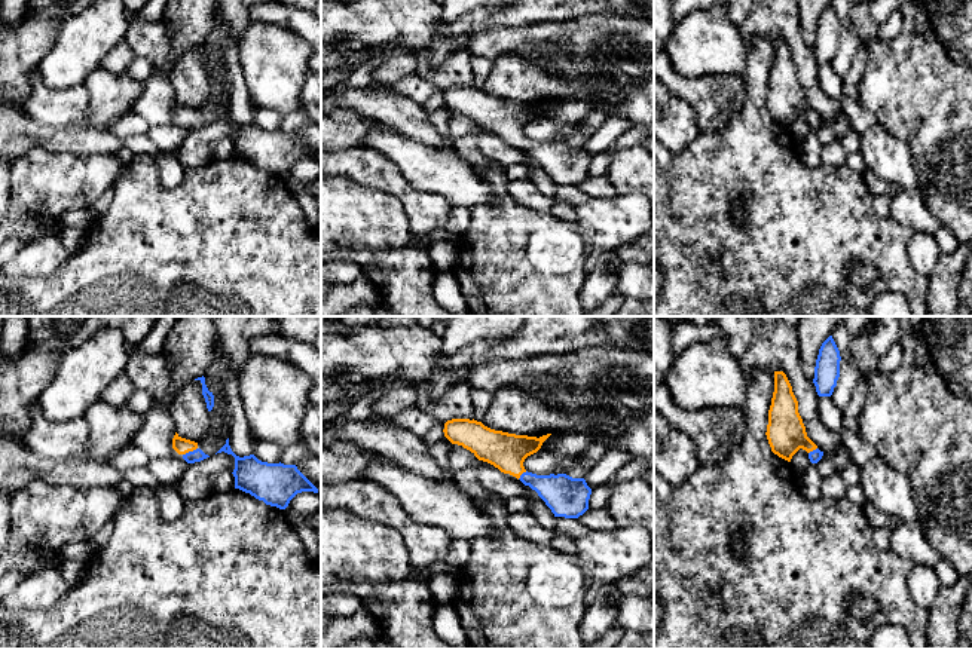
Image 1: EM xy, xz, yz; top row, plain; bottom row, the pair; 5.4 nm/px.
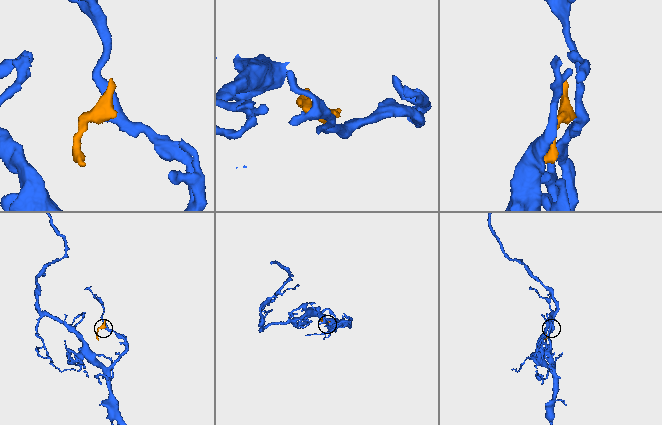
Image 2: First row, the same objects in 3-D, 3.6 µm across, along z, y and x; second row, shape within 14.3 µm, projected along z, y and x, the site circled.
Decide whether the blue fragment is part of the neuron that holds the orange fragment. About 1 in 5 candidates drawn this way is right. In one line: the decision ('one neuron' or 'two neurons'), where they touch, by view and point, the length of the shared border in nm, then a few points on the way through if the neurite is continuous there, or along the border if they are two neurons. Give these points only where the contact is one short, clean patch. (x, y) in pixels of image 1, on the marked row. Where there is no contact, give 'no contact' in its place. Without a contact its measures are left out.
one neuron; contact xy (189, 450); length 90 nm; way xy (182, 446), (189, 450), (198, 455)

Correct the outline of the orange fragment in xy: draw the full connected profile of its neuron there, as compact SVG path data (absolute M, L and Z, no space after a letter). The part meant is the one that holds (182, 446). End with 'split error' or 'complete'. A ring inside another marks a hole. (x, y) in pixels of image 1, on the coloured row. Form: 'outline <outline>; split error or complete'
outline M177 432L172 438L172 449L183 456L183 459L187 463L195 463L195 462L201 462L207 457L210 457L208 454L205 454L199 447L198 443L181 438Z; split error

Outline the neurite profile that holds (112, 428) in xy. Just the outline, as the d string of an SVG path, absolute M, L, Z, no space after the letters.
M98 401L85 410L83 419L89 428L85 457L103 462L132 444L135 432L143 426L144 414L125 405Z

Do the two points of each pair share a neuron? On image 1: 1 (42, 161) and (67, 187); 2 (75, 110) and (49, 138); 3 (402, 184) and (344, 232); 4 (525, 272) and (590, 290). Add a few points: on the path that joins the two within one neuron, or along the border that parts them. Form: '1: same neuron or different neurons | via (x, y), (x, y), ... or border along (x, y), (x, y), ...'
1: same neuron | via (46, 167), (61, 181)
2: different neurons | border along (27, 113), (43, 126), (83, 125)
3: different neurons | border along (354, 181), (393, 195), (402, 204), (409, 222)
4: different neurons | border along (587, 274), (578, 300)

